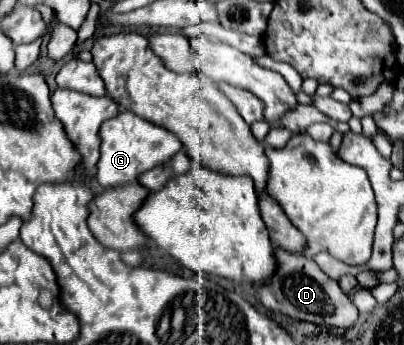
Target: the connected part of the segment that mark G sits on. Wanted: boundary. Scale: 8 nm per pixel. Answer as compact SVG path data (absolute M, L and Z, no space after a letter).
M120 110L118 116L106 120L100 128L100 160L98 160L98 172L96 180L102 188L122 186L128 182L136 182L138 174L170 160L180 148L180 140L168 132L166 128L160 128L148 120L142 120L130 110Z

